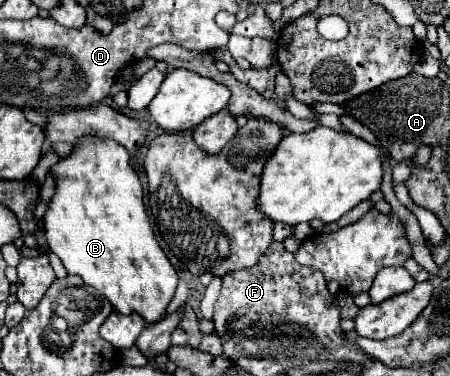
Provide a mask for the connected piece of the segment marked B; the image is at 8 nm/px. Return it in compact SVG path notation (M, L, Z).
M83 138L83 142L75 144L71 154L59 158L59 162L51 166L51 176L55 178L55 192L43 216L45 238L51 252L61 258L69 274L77 274L83 282L95 286L117 312L137 312L147 324L161 320L165 306L175 294L177 272L151 230L143 204L143 188L129 164L129 152L107 138Z

